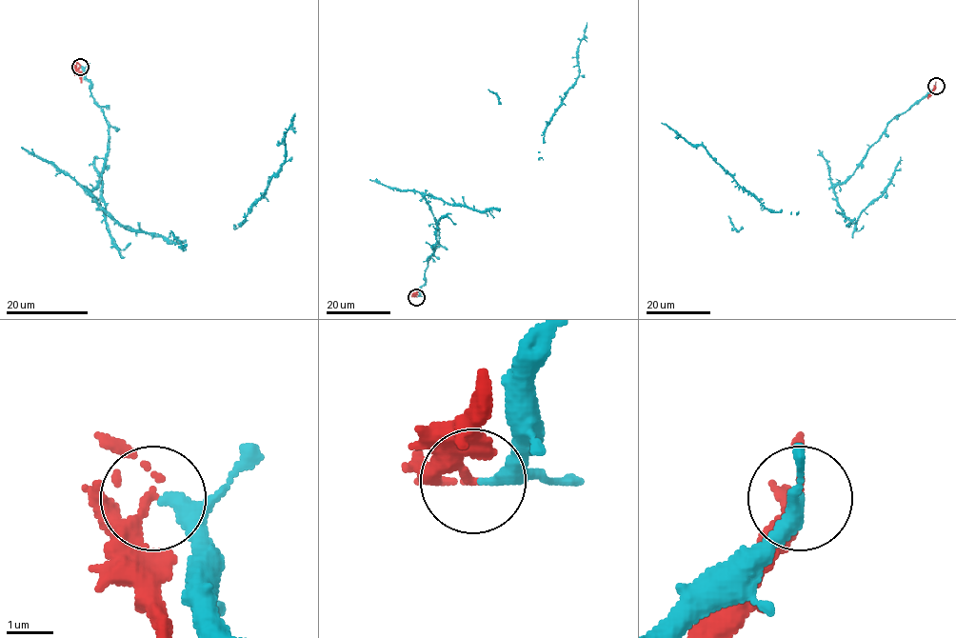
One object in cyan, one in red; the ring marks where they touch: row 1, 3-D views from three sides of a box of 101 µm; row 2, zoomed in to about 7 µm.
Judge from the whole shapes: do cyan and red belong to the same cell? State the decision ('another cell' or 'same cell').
another cell

